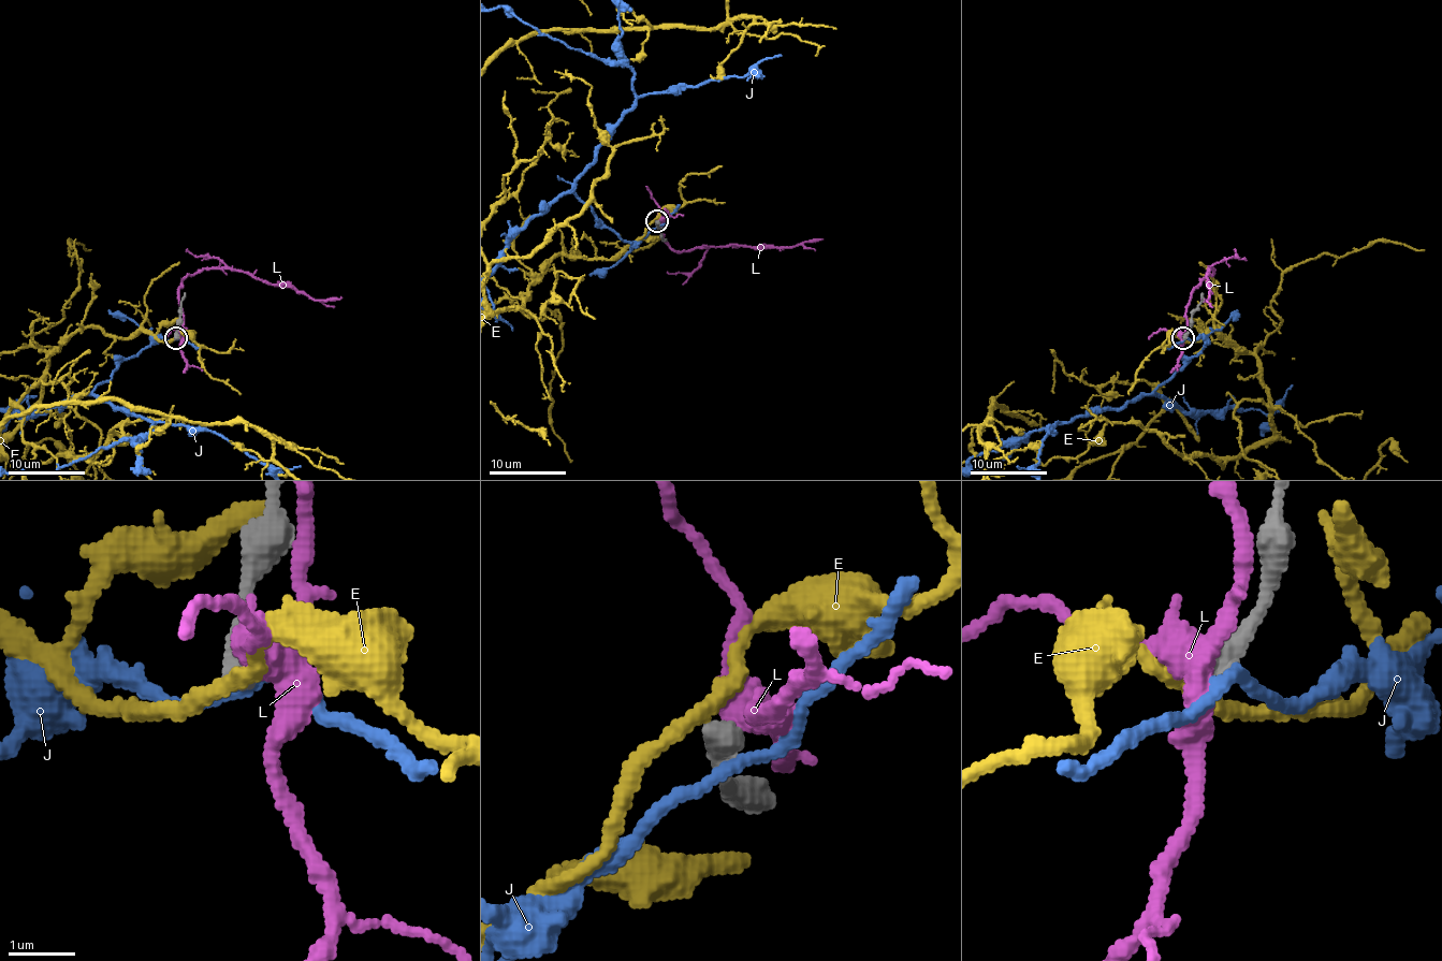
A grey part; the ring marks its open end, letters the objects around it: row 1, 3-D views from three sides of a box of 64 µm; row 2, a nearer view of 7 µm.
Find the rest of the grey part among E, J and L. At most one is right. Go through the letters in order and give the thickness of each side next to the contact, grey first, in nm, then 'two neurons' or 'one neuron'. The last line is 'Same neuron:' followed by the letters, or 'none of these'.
E: 440/220 nm | two neurons
J: 440/170 nm | two neurons
L: 440/400 nm | two neurons
Same neuron: none of these

